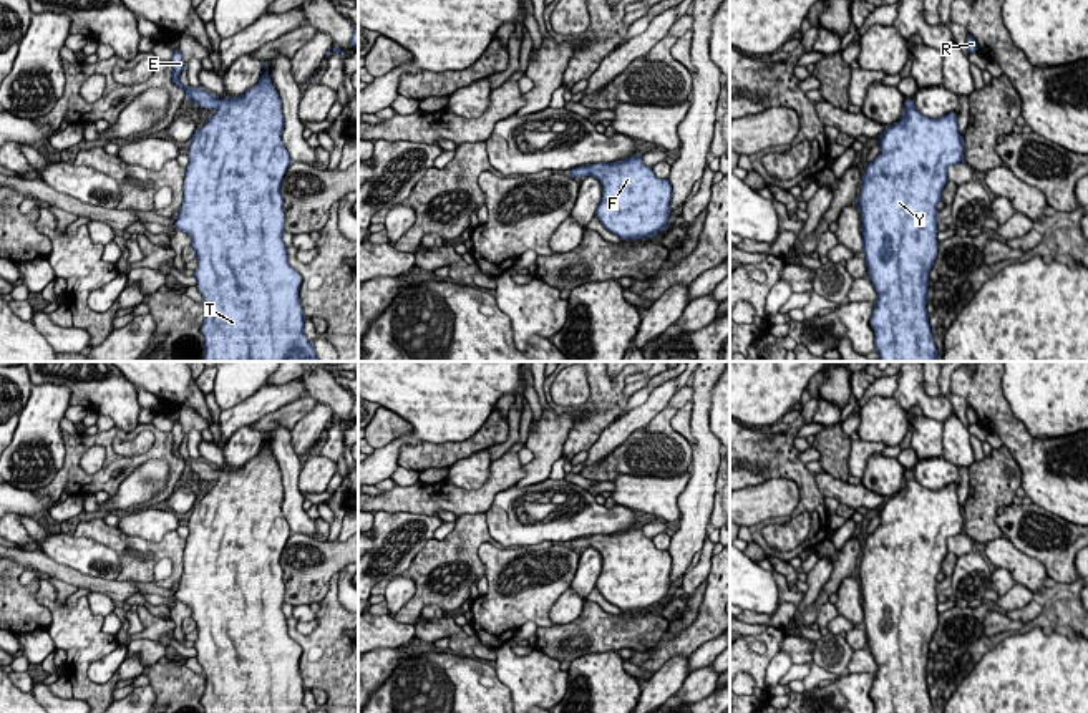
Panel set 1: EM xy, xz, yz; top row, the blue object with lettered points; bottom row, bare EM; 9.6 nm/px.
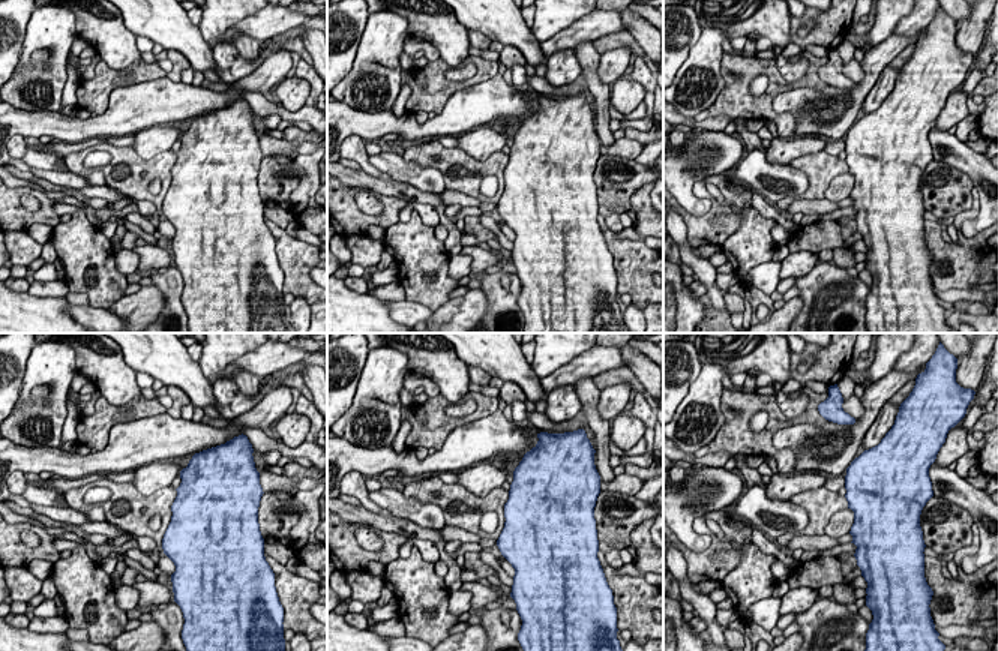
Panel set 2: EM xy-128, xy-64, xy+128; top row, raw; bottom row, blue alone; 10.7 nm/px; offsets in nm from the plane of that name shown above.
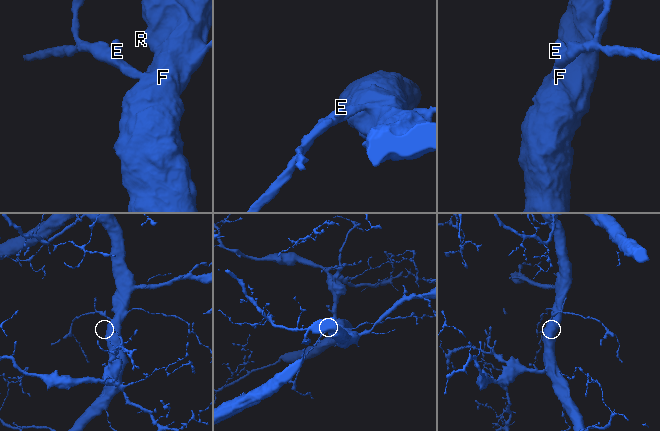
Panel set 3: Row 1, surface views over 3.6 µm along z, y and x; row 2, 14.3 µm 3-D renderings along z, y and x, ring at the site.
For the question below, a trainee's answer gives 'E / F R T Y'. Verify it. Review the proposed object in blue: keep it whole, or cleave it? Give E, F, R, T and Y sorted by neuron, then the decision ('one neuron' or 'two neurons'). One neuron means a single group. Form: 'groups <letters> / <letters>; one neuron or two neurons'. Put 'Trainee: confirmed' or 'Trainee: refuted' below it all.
groups E F R T Y; one neuron
Trainee: refuted

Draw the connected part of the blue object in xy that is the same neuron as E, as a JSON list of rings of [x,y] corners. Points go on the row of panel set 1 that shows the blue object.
[[[174,50],[172,83],[201,108],[214,109],[187,148],[182,206],[174,227],[191,237],[197,269],[194,277],[202,295],[206,317],[201,333],[206,361],[318,361],[304,333],[299,297],[302,275],[289,264],[282,240],[285,214],[280,184],[290,156],[282,143],[282,101],[269,76],[269,61],[257,85],[239,98],[222,98],[179,81],[184,60]]]

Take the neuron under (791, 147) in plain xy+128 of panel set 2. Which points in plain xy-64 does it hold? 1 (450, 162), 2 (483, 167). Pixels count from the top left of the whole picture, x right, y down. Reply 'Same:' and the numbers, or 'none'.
Same: none

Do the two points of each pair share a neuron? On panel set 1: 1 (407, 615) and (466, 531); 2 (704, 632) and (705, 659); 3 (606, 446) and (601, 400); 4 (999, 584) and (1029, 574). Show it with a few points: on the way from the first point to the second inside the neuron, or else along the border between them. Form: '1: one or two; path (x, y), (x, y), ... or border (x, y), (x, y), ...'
1: one; path (422, 594), (422, 572), (445, 552)
2: two; border (712, 639), (700, 644), (689, 655)
3: two; border (616, 418), (587, 451)
4: two; border (995, 566), (1004, 567), (1015, 582)

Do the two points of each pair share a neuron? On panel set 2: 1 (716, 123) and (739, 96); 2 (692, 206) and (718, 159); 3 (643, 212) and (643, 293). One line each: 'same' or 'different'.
1: different
2: same
3: same

